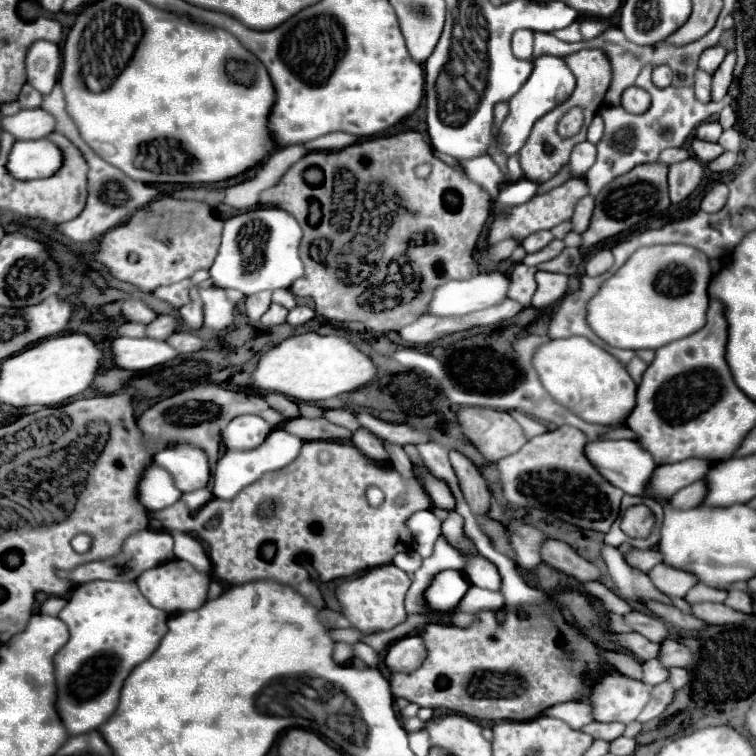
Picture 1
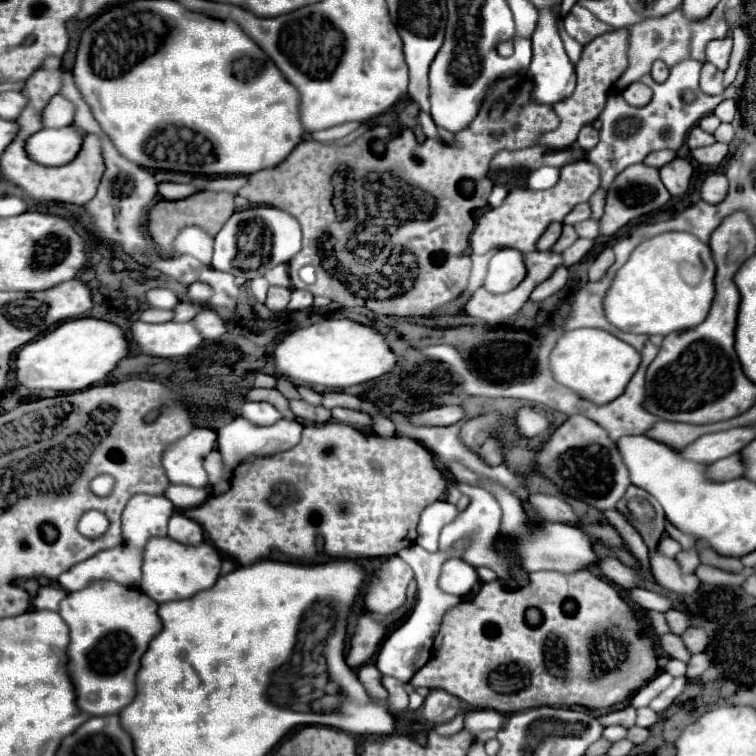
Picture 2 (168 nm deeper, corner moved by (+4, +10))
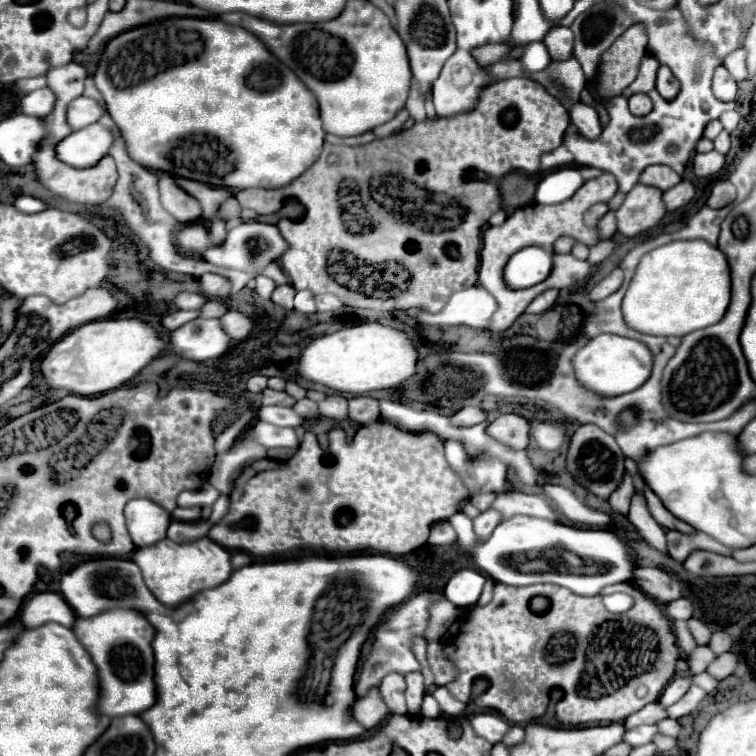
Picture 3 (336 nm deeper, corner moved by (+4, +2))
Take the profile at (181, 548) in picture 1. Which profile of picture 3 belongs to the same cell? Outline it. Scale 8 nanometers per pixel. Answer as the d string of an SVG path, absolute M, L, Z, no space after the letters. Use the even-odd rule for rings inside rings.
M174 520L168 528L168 538L174 542L194 542L200 540L208 534L210 530L210 522L208 520L200 520L200 522L178 522Z

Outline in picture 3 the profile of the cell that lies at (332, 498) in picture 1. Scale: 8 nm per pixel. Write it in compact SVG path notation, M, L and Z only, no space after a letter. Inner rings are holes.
M374 422L374 424L366 424L362 426L352 440L346 438L346 432L336 428L336 430L330 430L328 432L328 456L324 454L324 450L320 448L318 440L316 440L316 434L314 432L306 432L304 438L302 438L302 450L298 448L298 452L290 458L290 460L280 460L272 466L278 466L278 468L266 468L266 470L252 470L248 476L246 472L238 478L232 494L230 494L230 508L226 512L226 516L216 522L210 532L208 532L208 538L214 540L216 544L220 544L222 548L226 550L232 550L232 552L248 552L252 556L278 556L278 554L290 554L294 550L306 550L306 552L316 552L316 554L328 554L328 556L336 556L336 554L352 554L352 552L366 552L366 550L372 550L372 552L380 552L380 554L386 554L386 556L404 556L412 550L418 550L426 544L428 540L428 534L430 534L430 526L440 522L440 520L446 520L450 518L452 514L458 512L460 508L460 502L464 498L468 498L468 492L466 488L462 486L460 478L448 468L446 464L446 458L444 458L444 442L434 436L432 432L422 432L422 434L410 434L410 432L402 432L398 428L394 428L392 424L388 422Z

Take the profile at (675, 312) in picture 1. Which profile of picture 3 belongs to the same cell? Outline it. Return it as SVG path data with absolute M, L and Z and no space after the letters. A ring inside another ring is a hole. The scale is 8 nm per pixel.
M678 240L642 256L626 296L622 316L630 328L652 336L686 336L716 324L730 304L730 270L726 256L704 240Z

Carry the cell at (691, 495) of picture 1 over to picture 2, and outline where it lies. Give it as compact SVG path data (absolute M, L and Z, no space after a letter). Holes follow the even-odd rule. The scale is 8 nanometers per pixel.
M732 454L732 456L728 456L728 458L716 460L716 462L710 466L708 476L710 476L712 480L720 480L720 482L726 482L726 480L744 476L742 454Z

